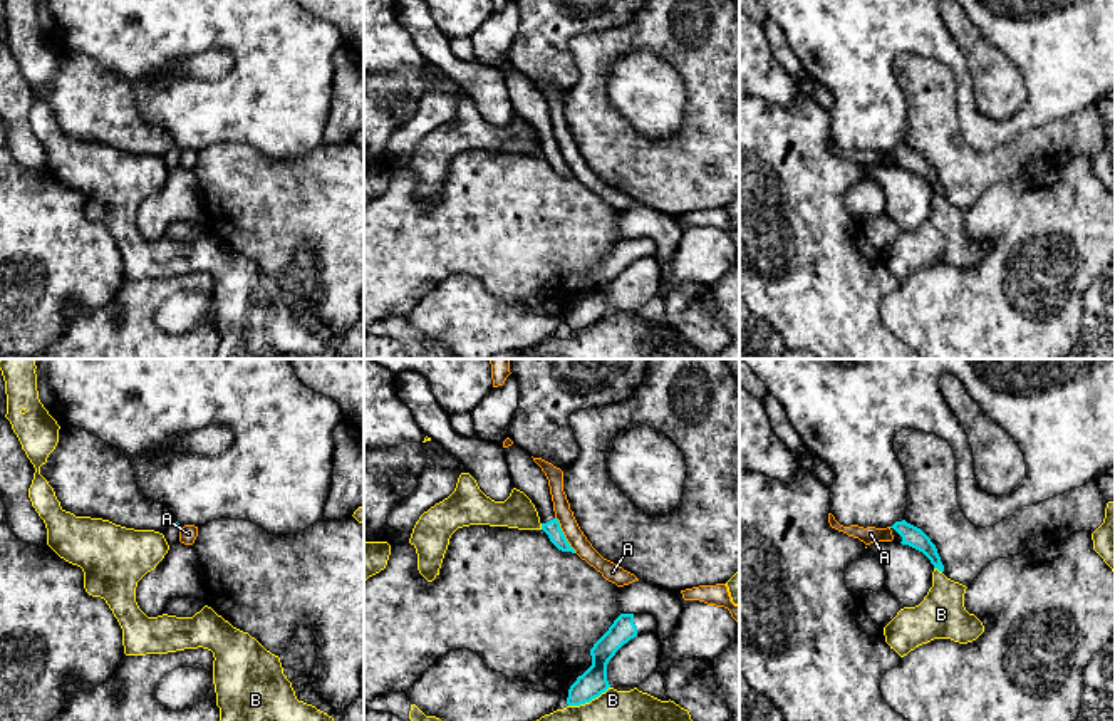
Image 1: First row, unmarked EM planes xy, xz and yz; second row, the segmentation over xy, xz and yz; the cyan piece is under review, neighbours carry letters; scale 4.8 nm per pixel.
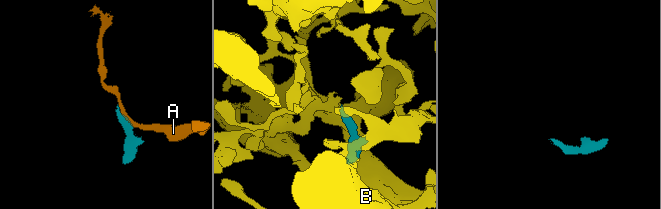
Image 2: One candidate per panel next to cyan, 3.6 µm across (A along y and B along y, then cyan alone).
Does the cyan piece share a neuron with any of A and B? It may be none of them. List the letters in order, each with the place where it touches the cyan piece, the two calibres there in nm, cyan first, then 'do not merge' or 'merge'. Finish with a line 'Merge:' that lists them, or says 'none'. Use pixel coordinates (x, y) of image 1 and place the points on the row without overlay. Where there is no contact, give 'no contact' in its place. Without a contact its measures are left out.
A: xz (564, 160) | 80/90 nm | merge
B: xz (589, 326) | 140/420 nm | merge
Merge: A, B

